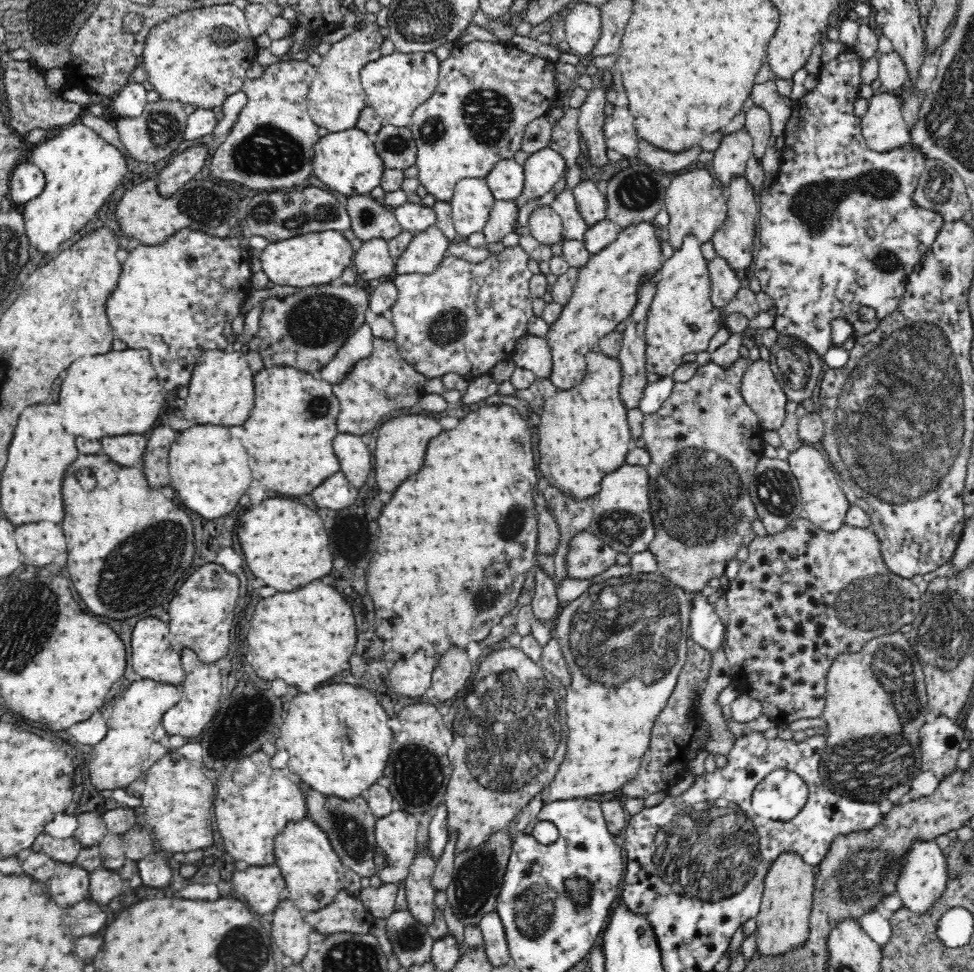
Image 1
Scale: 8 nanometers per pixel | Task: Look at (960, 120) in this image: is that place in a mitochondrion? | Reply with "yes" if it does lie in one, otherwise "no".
yes

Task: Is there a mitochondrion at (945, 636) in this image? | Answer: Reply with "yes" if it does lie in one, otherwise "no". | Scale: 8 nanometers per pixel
yes

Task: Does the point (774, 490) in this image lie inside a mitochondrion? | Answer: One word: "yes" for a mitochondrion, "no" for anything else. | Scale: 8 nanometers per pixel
yes

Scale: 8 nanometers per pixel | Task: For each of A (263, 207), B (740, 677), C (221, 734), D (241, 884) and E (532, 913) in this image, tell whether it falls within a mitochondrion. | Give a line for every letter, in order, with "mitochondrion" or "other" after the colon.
A: mitochondrion
B: other
C: other
D: other
E: mitochondrion

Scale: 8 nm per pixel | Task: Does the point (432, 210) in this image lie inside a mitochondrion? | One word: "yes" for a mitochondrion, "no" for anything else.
no

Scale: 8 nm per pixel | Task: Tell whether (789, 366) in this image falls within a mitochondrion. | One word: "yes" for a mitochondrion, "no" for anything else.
yes

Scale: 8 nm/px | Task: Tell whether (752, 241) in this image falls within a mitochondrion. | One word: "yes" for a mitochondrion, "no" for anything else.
no

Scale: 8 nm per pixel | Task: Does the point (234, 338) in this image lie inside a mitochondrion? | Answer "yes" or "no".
no

